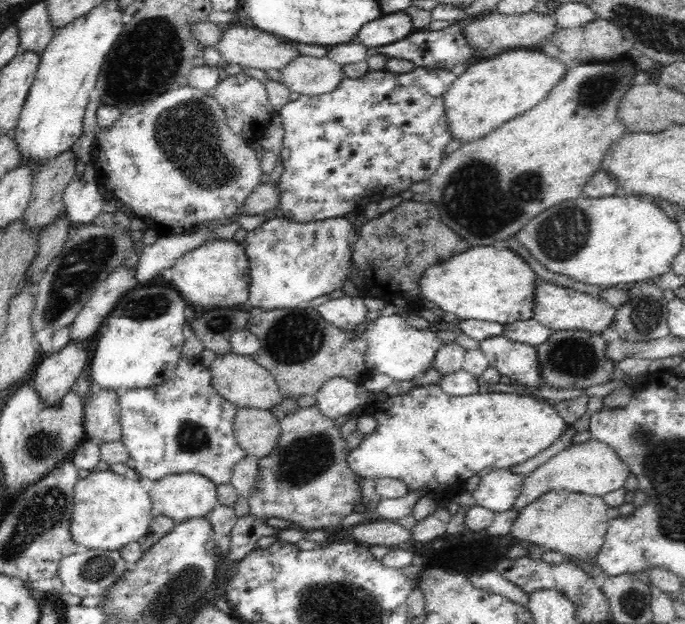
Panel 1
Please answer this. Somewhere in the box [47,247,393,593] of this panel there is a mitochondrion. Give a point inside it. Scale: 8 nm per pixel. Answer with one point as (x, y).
(293, 339)

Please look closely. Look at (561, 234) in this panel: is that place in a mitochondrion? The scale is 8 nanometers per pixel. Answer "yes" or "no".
yes

